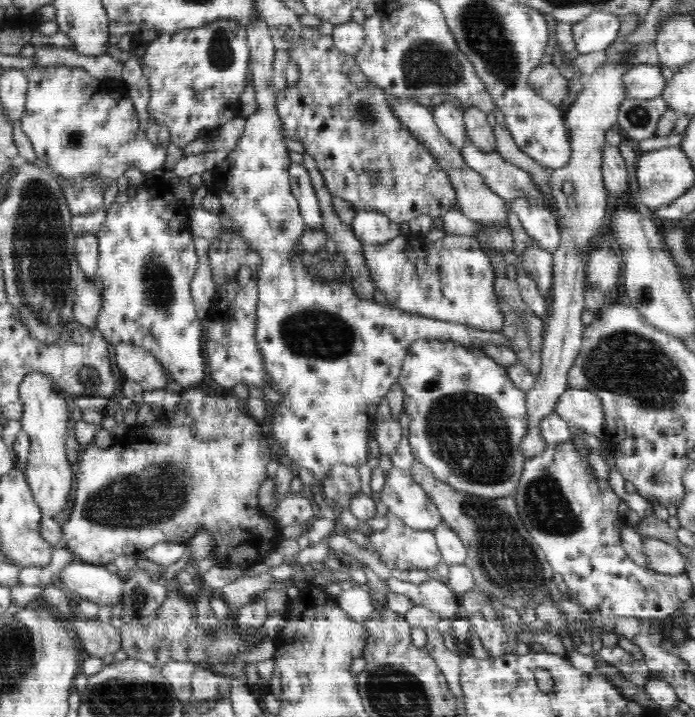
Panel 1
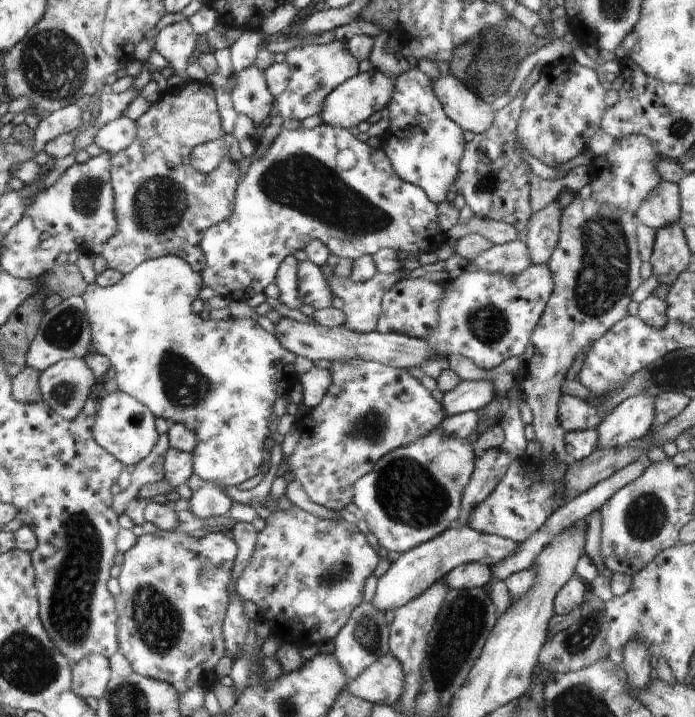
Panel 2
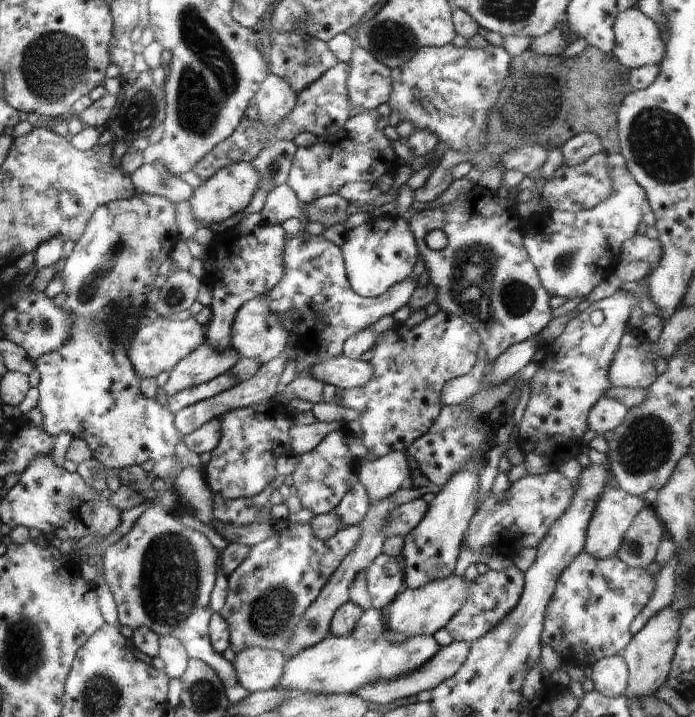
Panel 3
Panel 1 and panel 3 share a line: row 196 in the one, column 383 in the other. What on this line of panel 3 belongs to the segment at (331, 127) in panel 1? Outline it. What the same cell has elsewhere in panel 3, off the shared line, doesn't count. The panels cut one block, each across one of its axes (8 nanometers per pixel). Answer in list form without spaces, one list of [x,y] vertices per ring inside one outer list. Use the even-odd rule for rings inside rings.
[[[440,309],[432,317],[426,317],[422,323],[409,327],[405,322],[395,326],[378,337],[374,356],[369,360],[374,369],[374,376],[364,386],[344,389],[342,402],[353,408],[358,414],[358,423],[362,427],[364,446],[381,457],[392,451],[408,450],[409,446],[425,432],[438,416],[443,407],[441,396],[444,385],[453,378],[468,374],[476,364],[476,353],[480,348],[478,333],[462,317]]]

